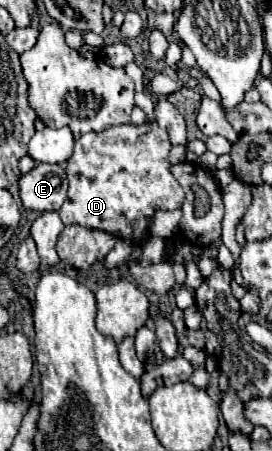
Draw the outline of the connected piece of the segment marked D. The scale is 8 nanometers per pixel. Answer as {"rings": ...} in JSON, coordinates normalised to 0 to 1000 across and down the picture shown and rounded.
{"rings":[[[574,268],[559,273],[463,273],[463,277],[412,277],[368,295],[316,295],[279,313],[272,339],[250,353],[243,388],[257,401],[250,437],[235,455],[213,463],[221,486],[235,499],[294,499],[346,512],[390,512],[434,530],[485,534],[493,543],[529,543],[551,530],[551,490],[581,463],[640,468],[669,459],[669,415],[640,401],[625,384],[625,304],[610,286],[588,286]]]}

